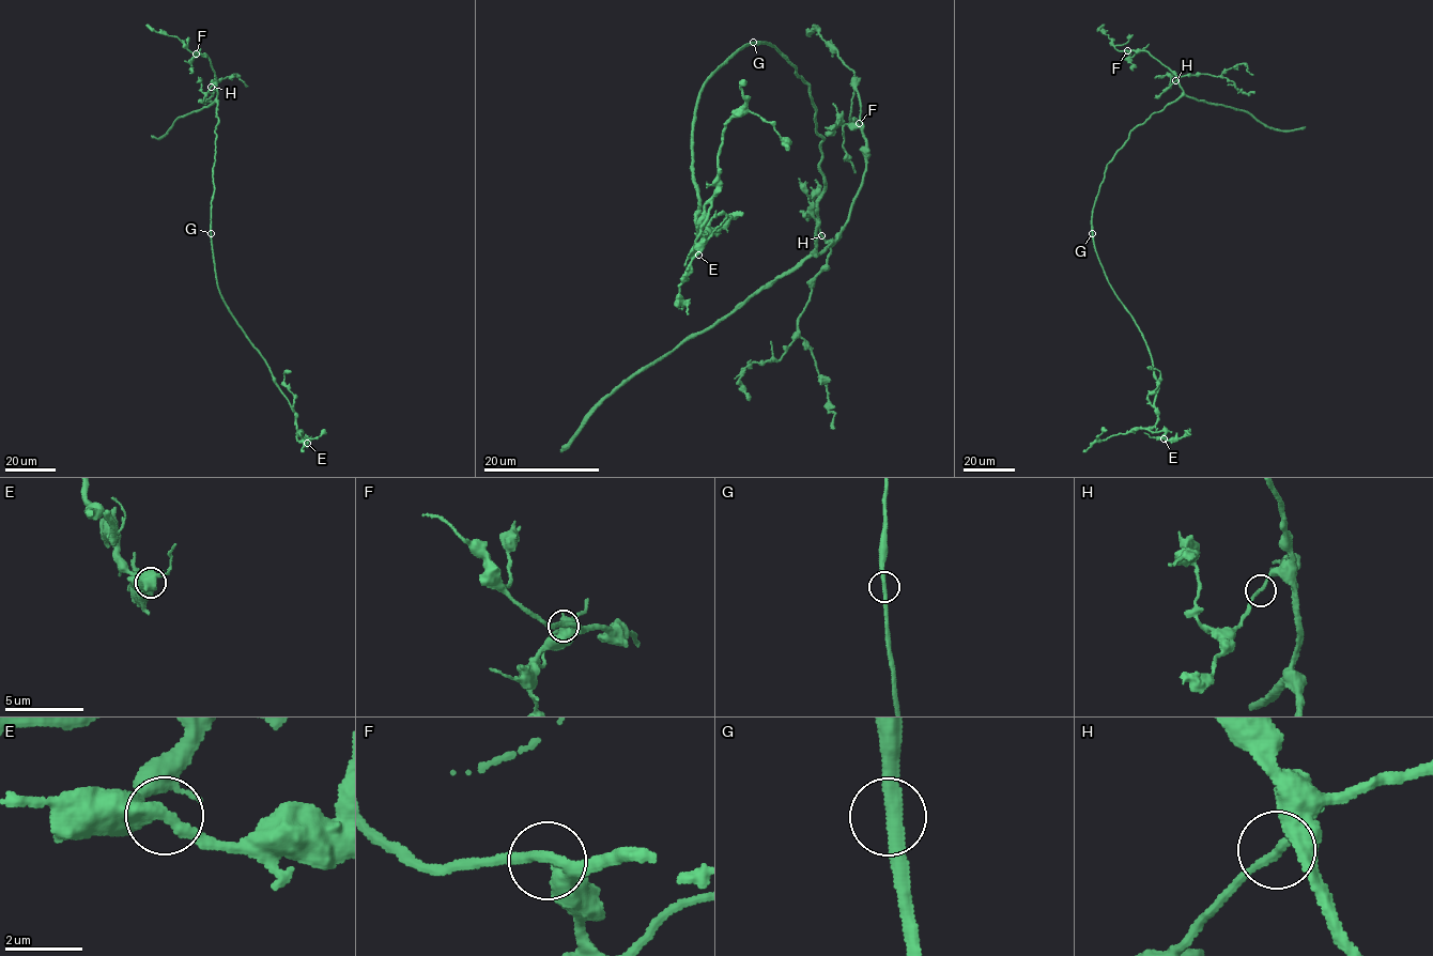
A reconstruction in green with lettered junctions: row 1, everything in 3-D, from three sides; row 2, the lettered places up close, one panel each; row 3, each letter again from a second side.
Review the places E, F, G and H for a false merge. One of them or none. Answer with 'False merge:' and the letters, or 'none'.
False merge: none

